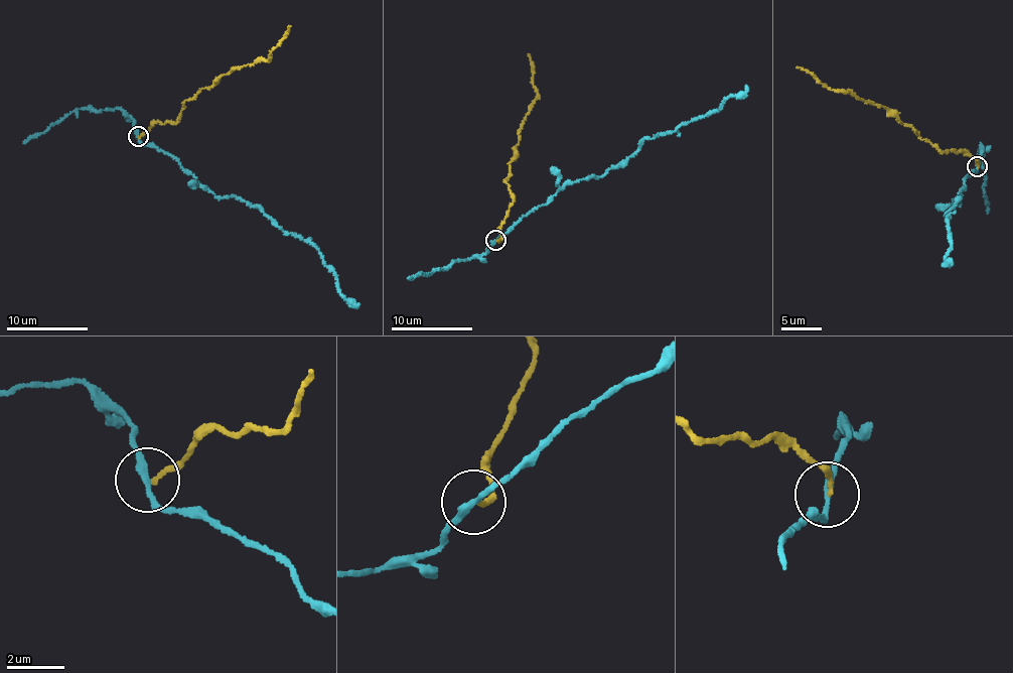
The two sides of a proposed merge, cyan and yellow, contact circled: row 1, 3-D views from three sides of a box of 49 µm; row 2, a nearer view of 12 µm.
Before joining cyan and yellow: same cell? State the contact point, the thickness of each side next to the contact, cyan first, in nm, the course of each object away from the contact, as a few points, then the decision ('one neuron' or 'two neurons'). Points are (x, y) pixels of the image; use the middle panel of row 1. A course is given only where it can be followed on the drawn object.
(495, 240) | 200/160 nm | cyan via (495, 241), (567, 184), (602, 175), (646, 139), (672, 133), (686, 122), (717, 111), (747, 86) | yellow via (495, 241), (513, 195), (505, 180), (509, 162), (520, 124), (537, 97), (528, 53) | two neurons

